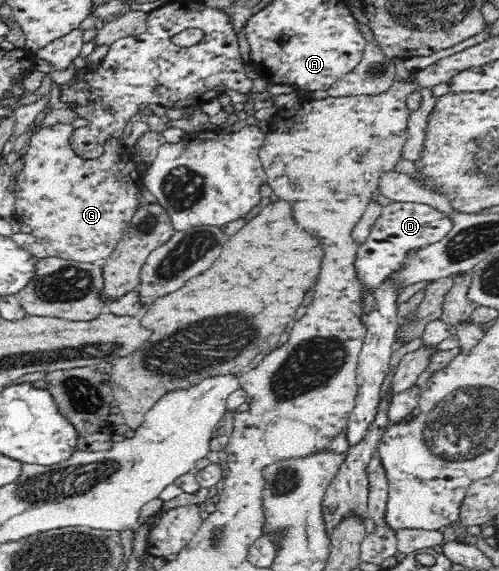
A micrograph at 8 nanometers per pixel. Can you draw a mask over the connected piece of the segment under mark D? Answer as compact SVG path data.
M394 202L383 206L372 235L364 244L359 245L354 262L358 281L362 283L363 299L374 286L386 281L395 273L414 248L424 248L444 239L452 230L453 223L438 206L416 202Z

